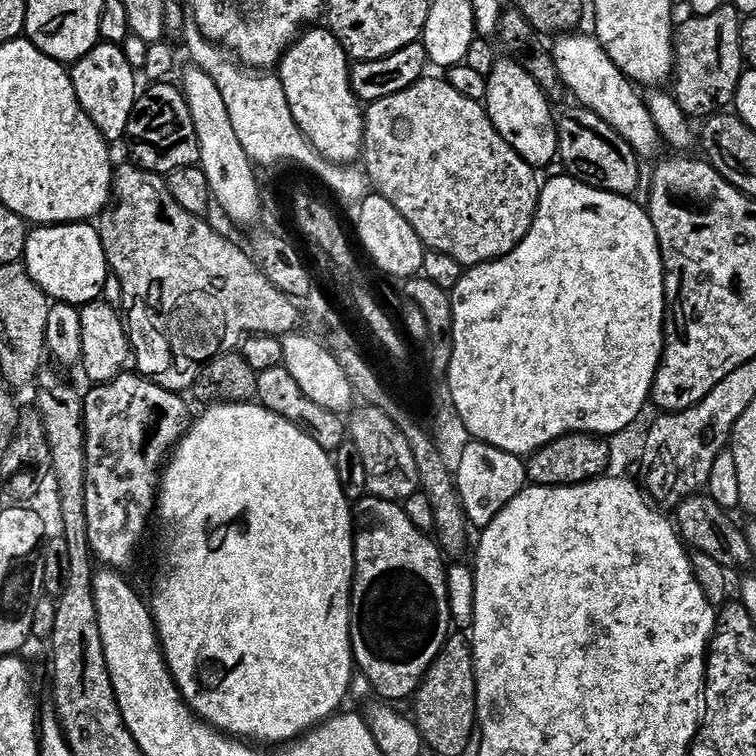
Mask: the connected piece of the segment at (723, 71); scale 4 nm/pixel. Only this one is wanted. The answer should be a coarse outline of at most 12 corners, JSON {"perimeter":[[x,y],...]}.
{"perimeter":[[725,4],[674,34],[674,95],[688,116],[733,97],[741,15]]}

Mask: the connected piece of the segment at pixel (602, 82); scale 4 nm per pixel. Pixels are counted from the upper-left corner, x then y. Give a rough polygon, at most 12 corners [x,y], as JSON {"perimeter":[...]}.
{"perimeter":[[588,34],[552,49],[561,83],[628,141],[658,142],[645,97]]}

